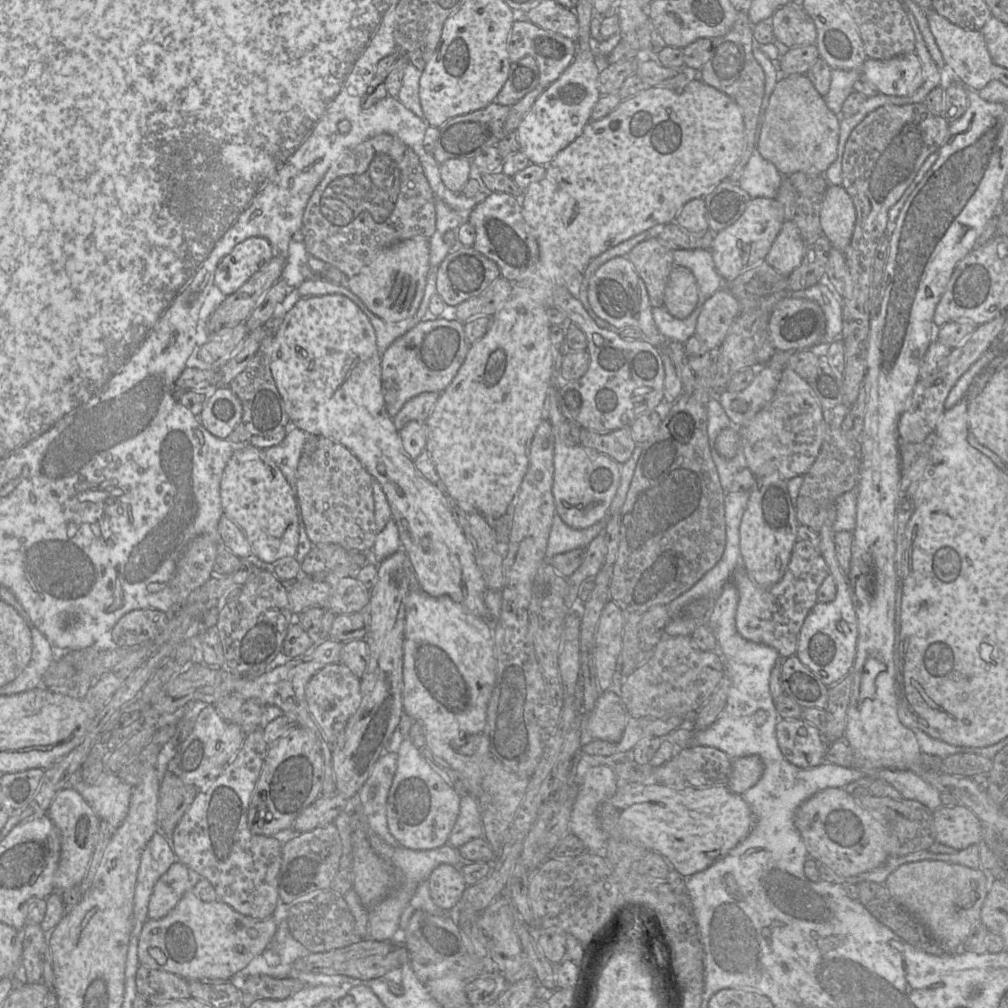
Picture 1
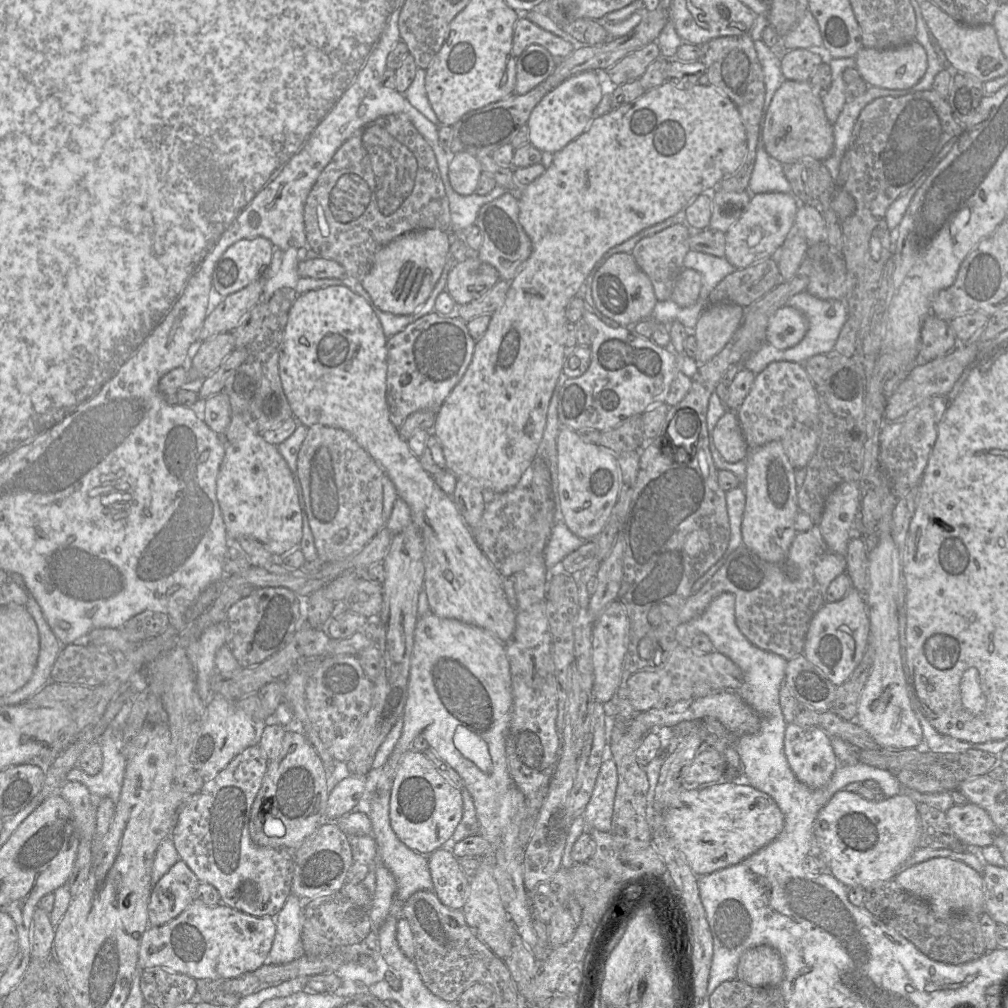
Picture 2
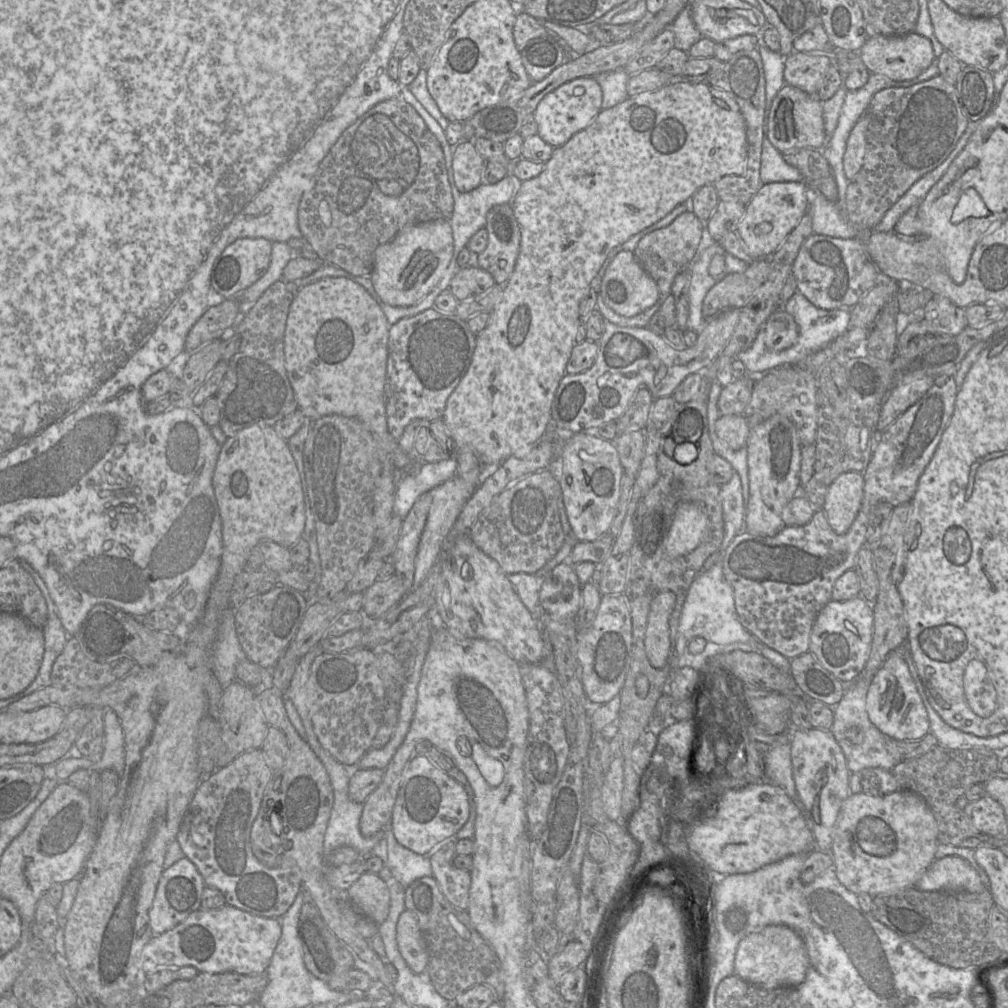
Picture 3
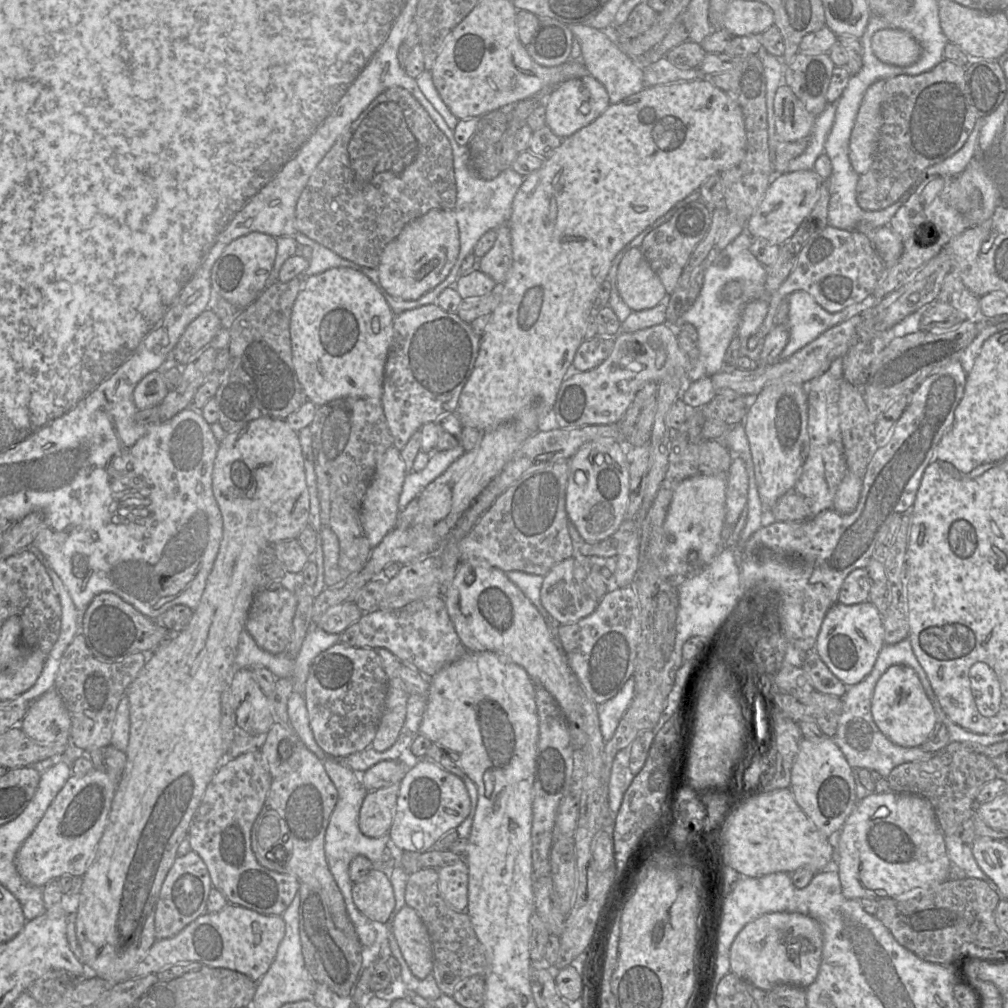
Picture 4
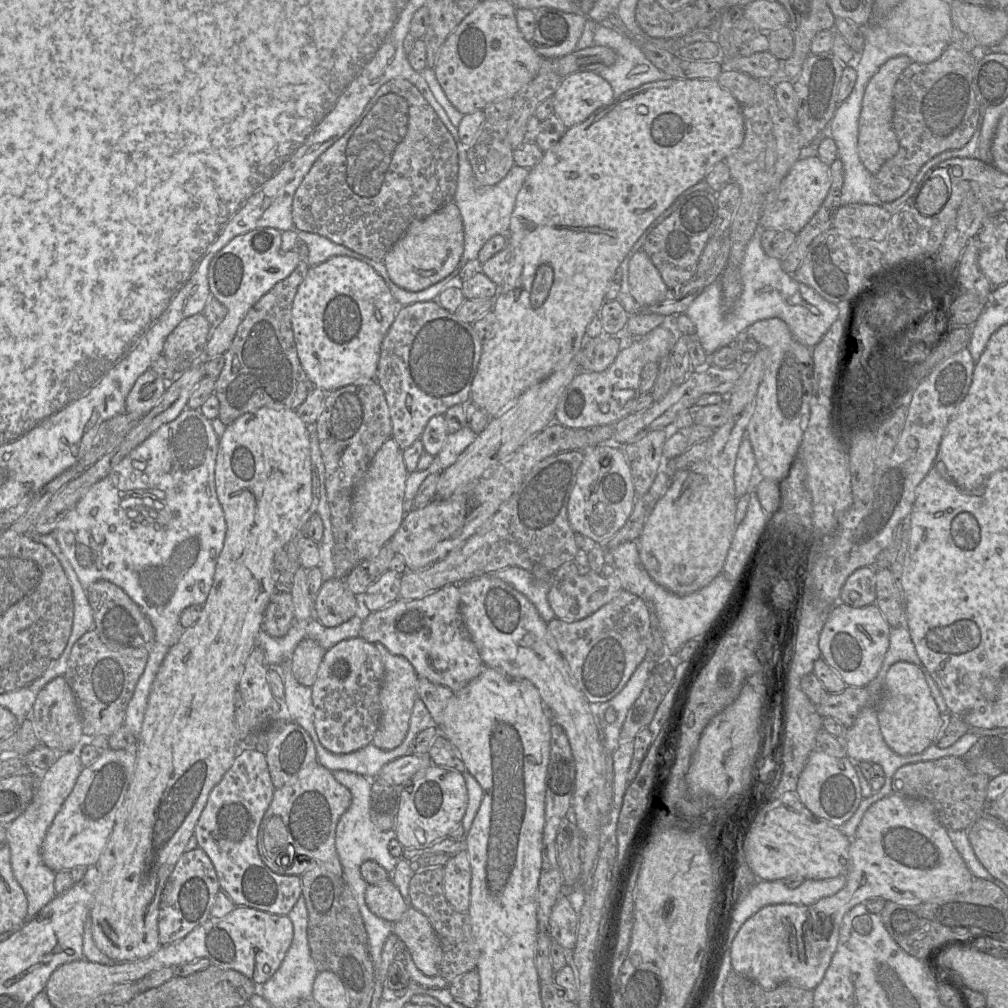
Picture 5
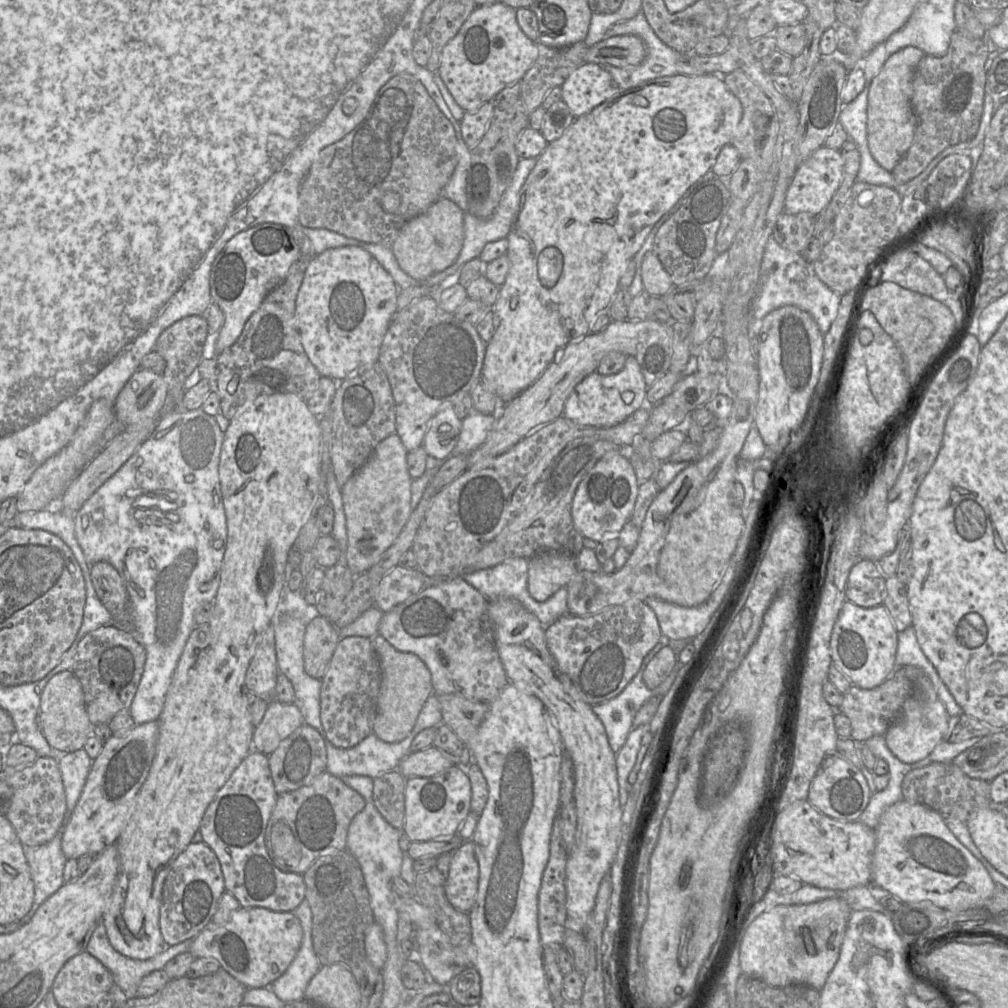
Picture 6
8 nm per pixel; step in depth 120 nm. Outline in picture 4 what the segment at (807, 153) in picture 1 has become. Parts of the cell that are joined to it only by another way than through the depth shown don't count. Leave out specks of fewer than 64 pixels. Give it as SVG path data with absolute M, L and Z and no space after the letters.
M783 83L779 86L774 98L774 120L779 141L795 142L808 138L816 118L788 85Z

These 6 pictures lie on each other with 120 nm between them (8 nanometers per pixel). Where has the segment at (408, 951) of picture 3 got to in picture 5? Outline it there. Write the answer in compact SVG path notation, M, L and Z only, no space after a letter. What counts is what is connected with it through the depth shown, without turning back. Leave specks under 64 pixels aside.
M409 907L393 924L392 933L404 943L416 967L426 976L440 975L443 951L429 919Z

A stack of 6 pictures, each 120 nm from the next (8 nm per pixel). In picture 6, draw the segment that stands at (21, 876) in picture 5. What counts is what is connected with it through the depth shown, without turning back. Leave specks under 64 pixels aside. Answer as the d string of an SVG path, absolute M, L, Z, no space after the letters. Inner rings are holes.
M84 748L67 753L58 761L66 794L65 821L69 820L79 800L92 763L93 760ZM62 830L47 844L23 847L34 882L35 898L32 905L33 910L20 923L20 928L32 919L45 900L65 884L63 873L68 860L62 851Z

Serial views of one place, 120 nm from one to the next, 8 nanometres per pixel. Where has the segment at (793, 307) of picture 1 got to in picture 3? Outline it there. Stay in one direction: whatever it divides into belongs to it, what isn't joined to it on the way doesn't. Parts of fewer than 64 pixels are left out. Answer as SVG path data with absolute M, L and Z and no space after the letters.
M777 308L764 325L764 340L767 348L782 351L793 346L799 337L799 328L794 317L783 308Z

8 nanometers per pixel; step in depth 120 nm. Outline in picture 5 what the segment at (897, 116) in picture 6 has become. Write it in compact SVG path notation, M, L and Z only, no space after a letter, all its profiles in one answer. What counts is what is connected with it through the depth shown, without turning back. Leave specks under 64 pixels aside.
M906 55L889 59L870 78L864 93L862 111L859 120L858 153L865 168L872 174L899 151L899 141L893 127L894 87L912 60Z

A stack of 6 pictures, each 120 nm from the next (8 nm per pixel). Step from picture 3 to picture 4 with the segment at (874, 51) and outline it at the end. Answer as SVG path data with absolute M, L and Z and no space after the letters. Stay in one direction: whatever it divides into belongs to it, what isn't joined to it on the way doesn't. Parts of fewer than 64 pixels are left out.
M885 28L874 33L871 40L874 55L882 62L907 67L921 55L921 46L908 32Z

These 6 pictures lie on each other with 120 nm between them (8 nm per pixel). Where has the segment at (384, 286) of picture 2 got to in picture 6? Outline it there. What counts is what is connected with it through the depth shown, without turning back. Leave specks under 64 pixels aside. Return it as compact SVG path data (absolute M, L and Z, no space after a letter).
M441 197L402 227L391 249L401 270L416 281L422 281L453 264L463 242L463 212L453 201Z

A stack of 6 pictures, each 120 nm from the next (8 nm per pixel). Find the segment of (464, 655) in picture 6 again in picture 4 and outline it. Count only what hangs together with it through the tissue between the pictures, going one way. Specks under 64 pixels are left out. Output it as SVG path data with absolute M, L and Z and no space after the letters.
M442 596L424 600L423 607L414 613L407 613L404 610L386 611L381 609L373 612L364 612L363 616L357 622L348 627L340 635L340 643L357 648L385 648L393 653L400 661L413 665L421 674L431 677L468 652L455 631Z

